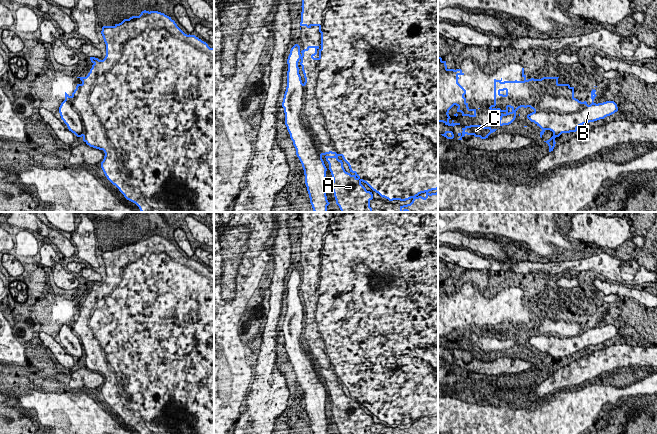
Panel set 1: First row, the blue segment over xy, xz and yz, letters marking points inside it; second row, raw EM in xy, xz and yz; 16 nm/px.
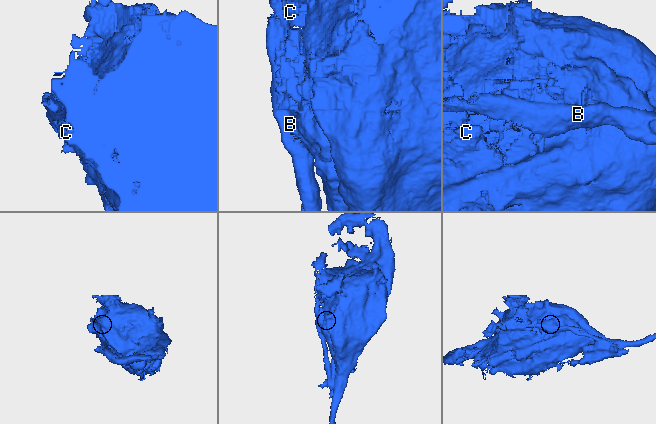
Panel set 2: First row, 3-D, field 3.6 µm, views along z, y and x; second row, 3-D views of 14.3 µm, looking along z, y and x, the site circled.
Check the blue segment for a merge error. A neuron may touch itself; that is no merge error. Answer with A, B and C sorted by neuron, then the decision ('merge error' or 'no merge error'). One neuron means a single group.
A C / B | merge error

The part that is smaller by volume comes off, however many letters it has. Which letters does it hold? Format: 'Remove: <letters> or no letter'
Remove: B

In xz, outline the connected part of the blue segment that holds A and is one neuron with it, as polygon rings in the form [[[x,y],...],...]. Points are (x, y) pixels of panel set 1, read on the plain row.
[[[289,212],[292,219],[297,219],[302,222],[302,236],[300,250],[306,250],[311,252],[312,250],[318,250],[321,257],[321,270],[308,270],[302,274],[301,286],[302,295],[304,298],[305,306],[303,308],[302,319],[302,332],[301,332],[301,344],[304,346],[307,353],[314,360],[317,366],[317,375],[324,379],[326,385],[329,388],[329,394],[331,396],[333,406],[332,414],[336,424],[336,428],[340,434],[372,434],[370,431],[370,425],[373,423],[373,418],[367,415],[361,408],[366,407],[373,415],[378,417],[382,422],[386,422],[389,425],[400,424],[406,425],[413,423],[410,428],[400,430],[400,434],[438,434],[438,416],[429,417],[432,414],[438,413],[438,212]]]

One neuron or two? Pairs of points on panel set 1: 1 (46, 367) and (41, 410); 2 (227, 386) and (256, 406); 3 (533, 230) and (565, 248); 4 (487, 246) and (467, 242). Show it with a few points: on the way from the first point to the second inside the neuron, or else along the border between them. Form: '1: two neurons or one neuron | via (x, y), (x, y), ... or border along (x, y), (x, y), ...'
1: one neuron | via (41, 378), (41, 399)
2: two neurons | border along (253, 372), (253, 375), (247, 382), (248, 395)
3: one neuron | via (541, 231), (557, 243)
4: one neuron | via (482, 244), (472, 242)

